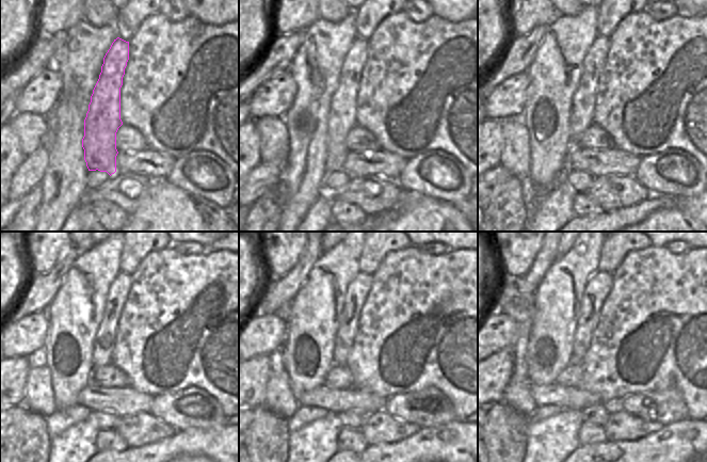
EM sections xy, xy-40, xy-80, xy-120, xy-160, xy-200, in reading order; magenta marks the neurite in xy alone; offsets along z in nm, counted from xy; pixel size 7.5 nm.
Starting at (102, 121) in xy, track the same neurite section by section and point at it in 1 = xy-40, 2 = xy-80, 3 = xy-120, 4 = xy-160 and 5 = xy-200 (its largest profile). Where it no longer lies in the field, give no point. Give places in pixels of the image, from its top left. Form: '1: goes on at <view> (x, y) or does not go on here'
1: goes on at xy-40 (343, 105)
2: goes on at xy-80 (582, 109)
3: goes on at xy-120 (106, 336)
4: goes on at xy-160 (358, 289)
5: goes on at xy-200 (598, 286)

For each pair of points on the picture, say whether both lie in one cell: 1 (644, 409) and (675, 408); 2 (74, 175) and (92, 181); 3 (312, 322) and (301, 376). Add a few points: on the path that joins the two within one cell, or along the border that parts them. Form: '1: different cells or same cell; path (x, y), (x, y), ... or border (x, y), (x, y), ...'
1: same cell; path (652, 408), (668, 408)
2: different cells; border (90, 171), (86, 175), (86, 190)
3: same cell; path (299, 334), (294, 339), (293, 362)

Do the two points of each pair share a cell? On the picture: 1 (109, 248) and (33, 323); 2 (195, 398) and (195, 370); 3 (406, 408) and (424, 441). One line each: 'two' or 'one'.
1: two
2: two
3: two

